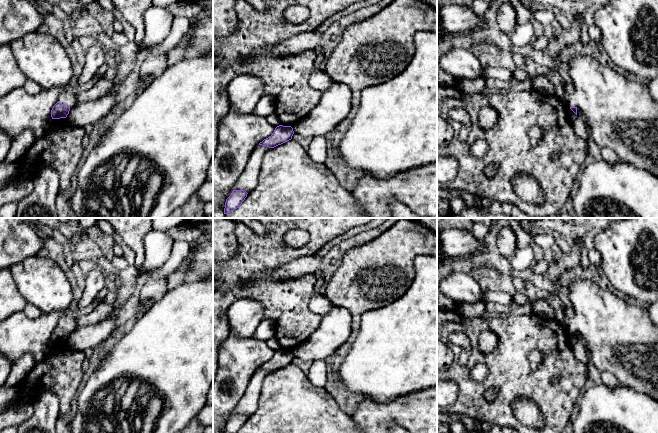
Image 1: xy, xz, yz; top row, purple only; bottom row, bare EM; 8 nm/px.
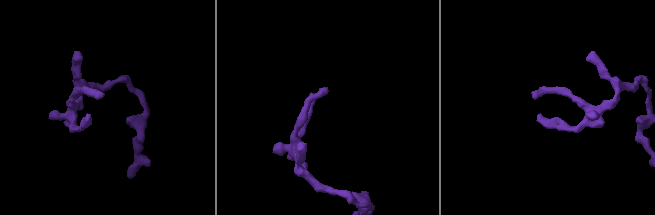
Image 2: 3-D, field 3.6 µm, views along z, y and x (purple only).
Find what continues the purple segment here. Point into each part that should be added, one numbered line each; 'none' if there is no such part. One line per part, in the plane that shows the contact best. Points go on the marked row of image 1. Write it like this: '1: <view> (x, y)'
none

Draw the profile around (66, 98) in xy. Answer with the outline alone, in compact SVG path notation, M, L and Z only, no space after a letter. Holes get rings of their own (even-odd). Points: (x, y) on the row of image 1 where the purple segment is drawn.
M63 89L63 92L58 96L58 101L61 104L64 104L68 107L75 106L75 99L76 96L72 93L69 93L68 91L65 91Z

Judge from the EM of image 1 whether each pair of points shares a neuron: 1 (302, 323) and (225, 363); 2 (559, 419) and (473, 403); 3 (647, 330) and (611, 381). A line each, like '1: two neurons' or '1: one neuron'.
1: two neurons
2: one neuron
3: two neurons

